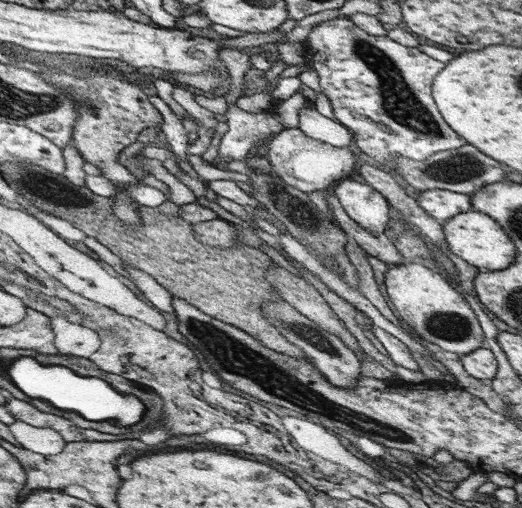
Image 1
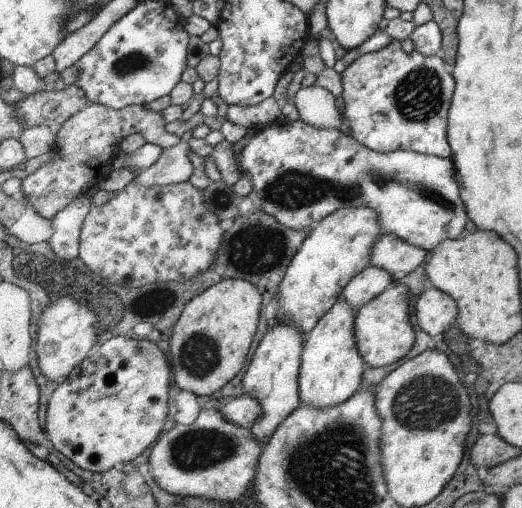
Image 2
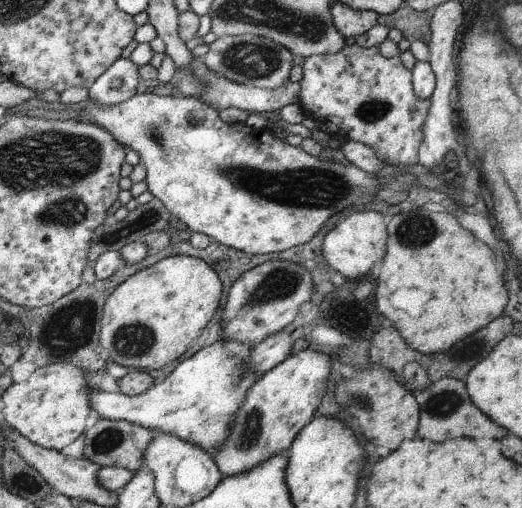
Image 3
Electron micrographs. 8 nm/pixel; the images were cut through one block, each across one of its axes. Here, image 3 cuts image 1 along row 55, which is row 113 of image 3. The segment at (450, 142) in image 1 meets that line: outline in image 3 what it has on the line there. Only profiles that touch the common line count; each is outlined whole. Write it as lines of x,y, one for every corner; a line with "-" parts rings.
351,40
340,52
308,56
302,68
299,102
319,128
336,139
354,140
370,146
376,150
376,156
394,166
397,172
419,163
418,148
422,142
422,126
430,108
430,97
420,100
414,94
412,70
402,66
400,56
387,58
380,54
380,48
362,48

